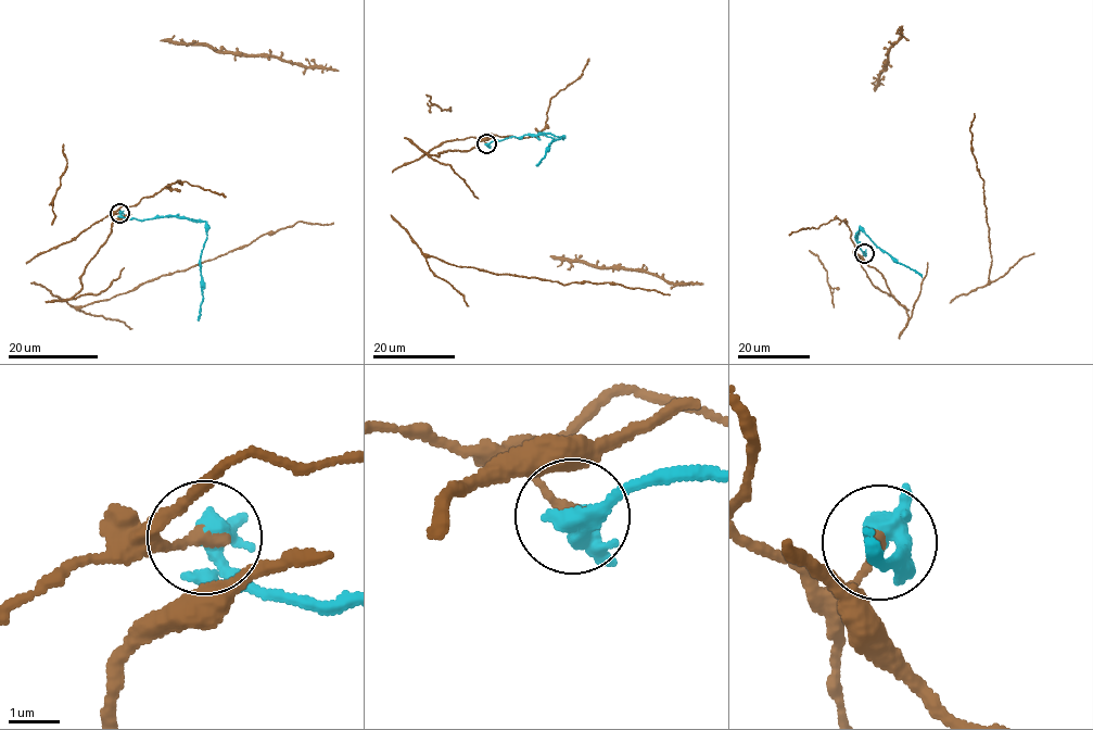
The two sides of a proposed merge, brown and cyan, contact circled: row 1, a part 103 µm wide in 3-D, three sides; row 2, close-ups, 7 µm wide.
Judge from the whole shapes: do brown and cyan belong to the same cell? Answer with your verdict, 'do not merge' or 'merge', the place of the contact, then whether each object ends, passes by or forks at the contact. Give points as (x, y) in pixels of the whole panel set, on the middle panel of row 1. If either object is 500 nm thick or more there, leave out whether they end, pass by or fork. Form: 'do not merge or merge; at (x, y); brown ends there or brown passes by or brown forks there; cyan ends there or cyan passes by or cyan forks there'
do not merge; at (486, 143)

